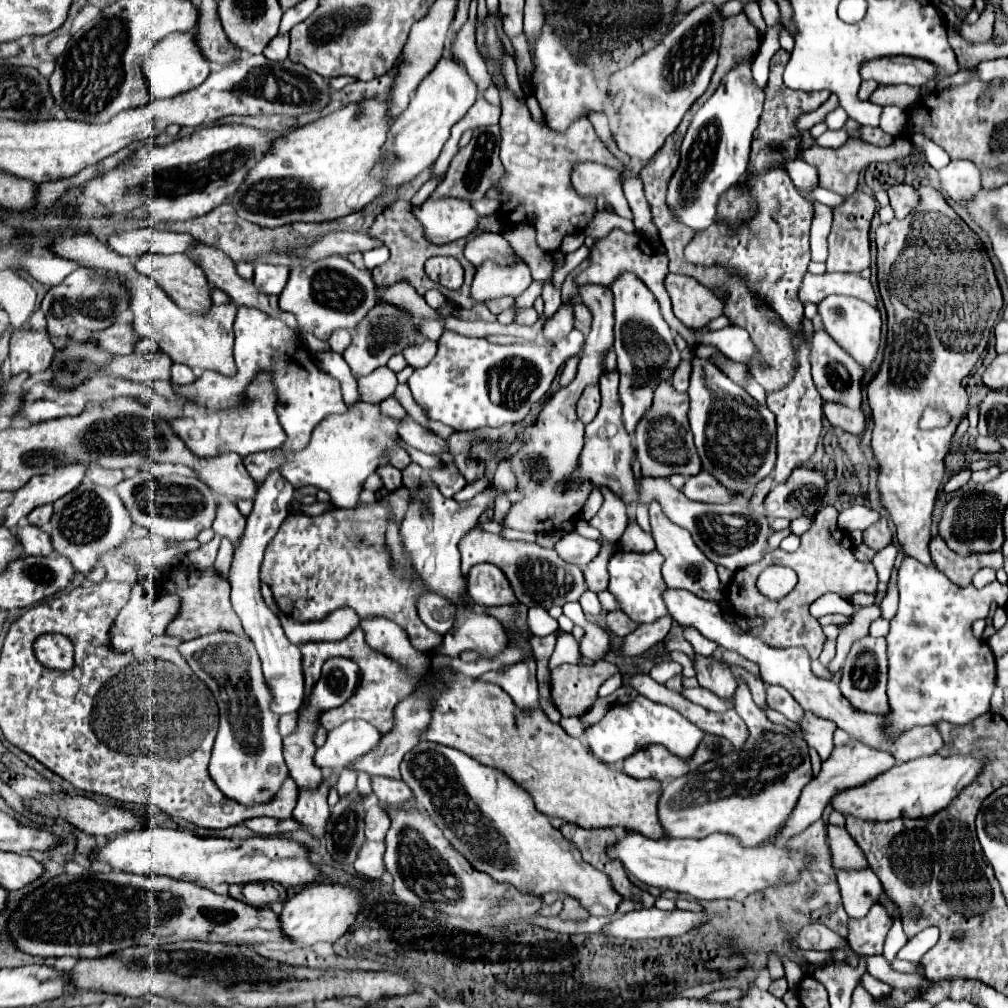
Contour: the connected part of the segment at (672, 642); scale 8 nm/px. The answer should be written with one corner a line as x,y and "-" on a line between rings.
675,636
671,638
670,640
668,640
666,643
666,649
668,651
669,650
681,651
685,653
686,655
688,655
691,661
694,661
694,655
695,655
694,650
691,644
687,640
685,640
683,637

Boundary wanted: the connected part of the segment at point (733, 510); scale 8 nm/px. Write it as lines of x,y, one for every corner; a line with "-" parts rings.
606,372
600,378
600,394
602,394
602,406
596,414
596,418
586,426
586,440
584,450
580,454
578,468
572,472
568,482
558,482
556,492
564,492
566,484
572,488
578,488
582,482
590,482
594,488
608,488
616,496
622,498
622,502
628,504
652,504
660,502
662,512
672,520
674,524
686,528
692,534
694,544
710,558
714,564
726,566
728,570
736,572
744,566
750,566
758,562
766,552
766,538
768,538
768,520
760,510
750,510
742,502
728,502
728,504
704,504
704,502
692,502
680,494
670,482
664,478
652,478
642,476
636,478
632,470
634,460
634,444
630,434
626,432
622,418
620,418
620,406
616,406
616,394
618,394
618,372

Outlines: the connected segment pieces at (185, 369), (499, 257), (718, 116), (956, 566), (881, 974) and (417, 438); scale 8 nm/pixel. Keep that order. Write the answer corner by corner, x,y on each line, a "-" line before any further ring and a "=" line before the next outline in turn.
172,364
172,382
176,384
176,386
182,386
182,384
192,384
194,380
196,380
196,376
194,376
194,372
192,372
192,368
190,366
186,366
186,364
=
478,234
472,240
466,242
464,256
474,264
480,266
484,260
496,260
496,262
508,262
512,250
510,244
500,234
=
748,64
730,70
722,78
714,96
694,114
680,146
680,164
670,178
666,192
666,204
676,222
682,222
696,232
702,232
716,222
722,194
740,184
748,170
750,144
758,128
762,104
764,92
754,84
=
936,536
930,542
930,556
932,556
934,566
958,586
968,586
970,578
980,568
986,568
990,564
1004,564
1002,552
974,554
974,558
960,558
958,554
952,554
952,550
948,550
948,546
944,546
944,540
940,540
940,536
=
866,956
866,966
868,966
868,972
876,978
880,978
882,982
890,984
892,988
900,986
924,986
924,982
928,982
926,978
920,978
920,976
912,976
912,974
900,974
900,972
894,972
888,962
884,962
882,956
=
410,418
400,420
400,424
398,424
398,434
400,434
400,438
402,438
406,444
410,444
410,446
426,452
426,454
446,452
446,440
442,440
440,436
424,430
420,424
416,424
416,422
410,420

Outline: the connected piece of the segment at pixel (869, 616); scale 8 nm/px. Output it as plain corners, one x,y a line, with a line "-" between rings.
872,604
868,608
860,608
854,616
852,616
852,622
850,624
844,624
844,628
840,630
840,634
836,639
836,656
828,666
828,670
831,674
835,675
842,668
842,662
852,646
852,642
864,634
868,634
868,626
872,620
876,620
880,616
880,608
878,604

